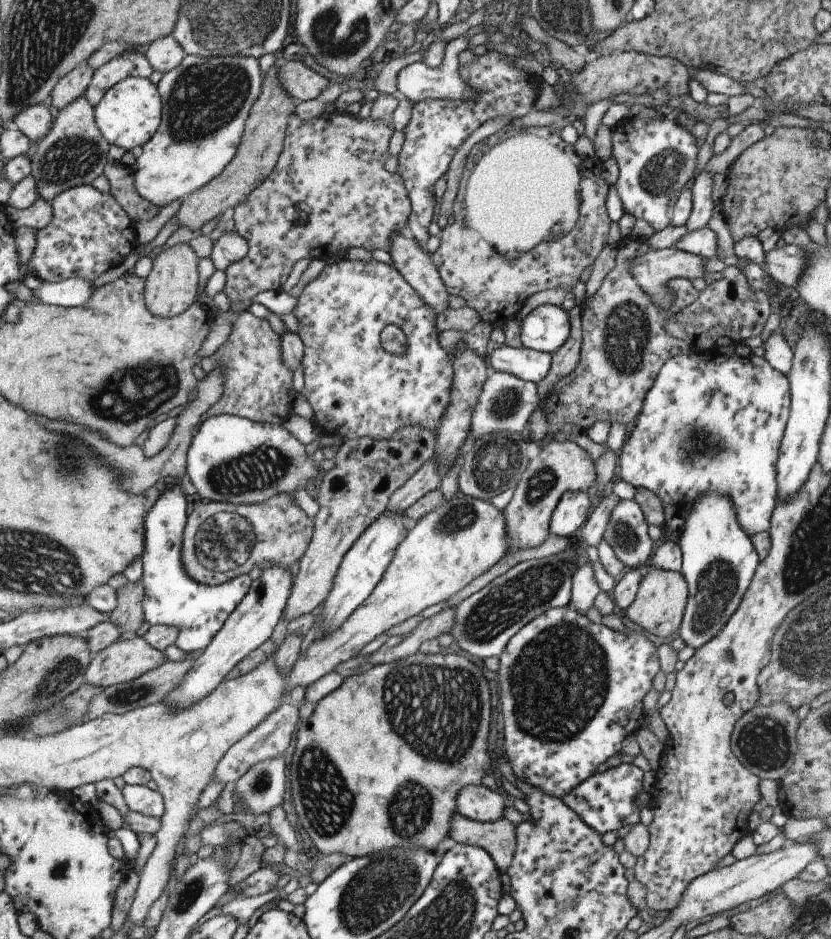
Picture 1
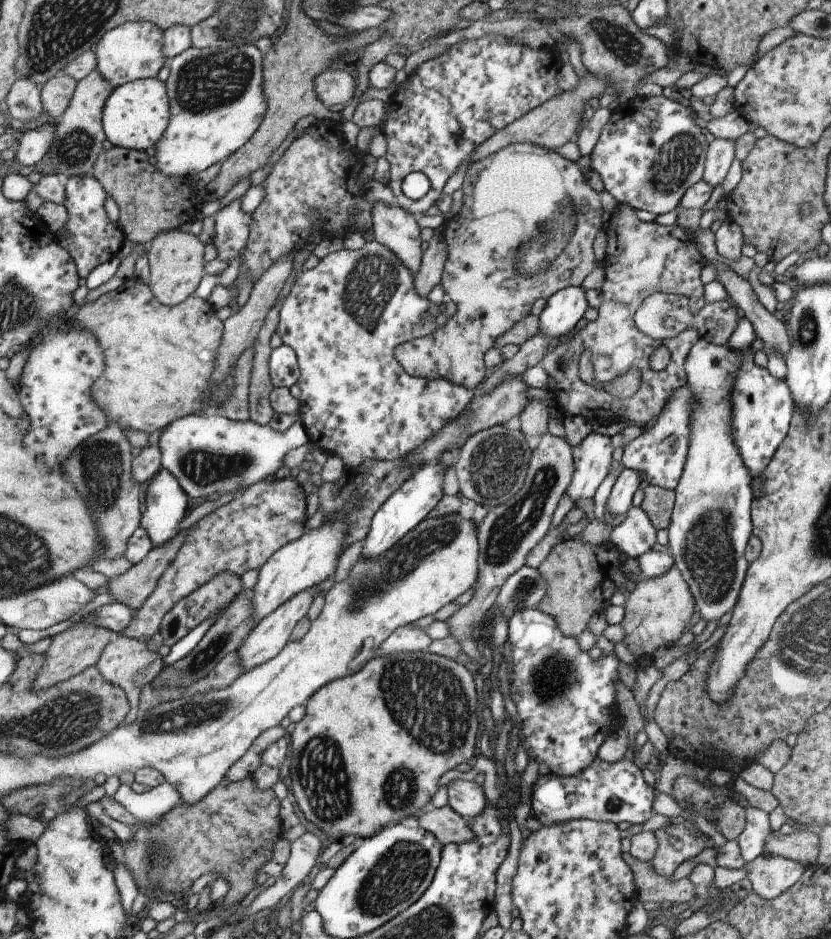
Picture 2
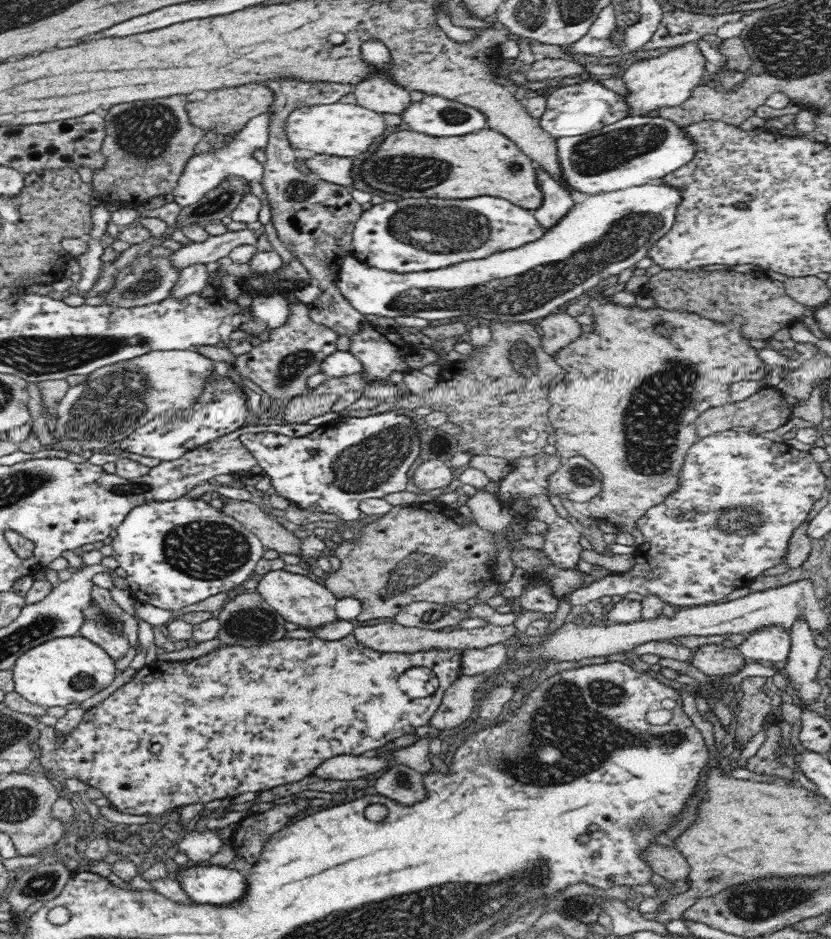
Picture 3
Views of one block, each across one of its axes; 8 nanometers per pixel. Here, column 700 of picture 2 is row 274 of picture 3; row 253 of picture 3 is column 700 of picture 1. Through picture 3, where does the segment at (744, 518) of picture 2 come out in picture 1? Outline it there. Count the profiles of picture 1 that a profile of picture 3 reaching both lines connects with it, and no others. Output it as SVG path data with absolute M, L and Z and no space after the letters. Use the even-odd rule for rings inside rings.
M715 492L697 496L683 522L677 546L681 553L680 573L688 588L677 634L685 646L696 651L709 642L735 612L760 558L748 535L739 528L729 498Z

